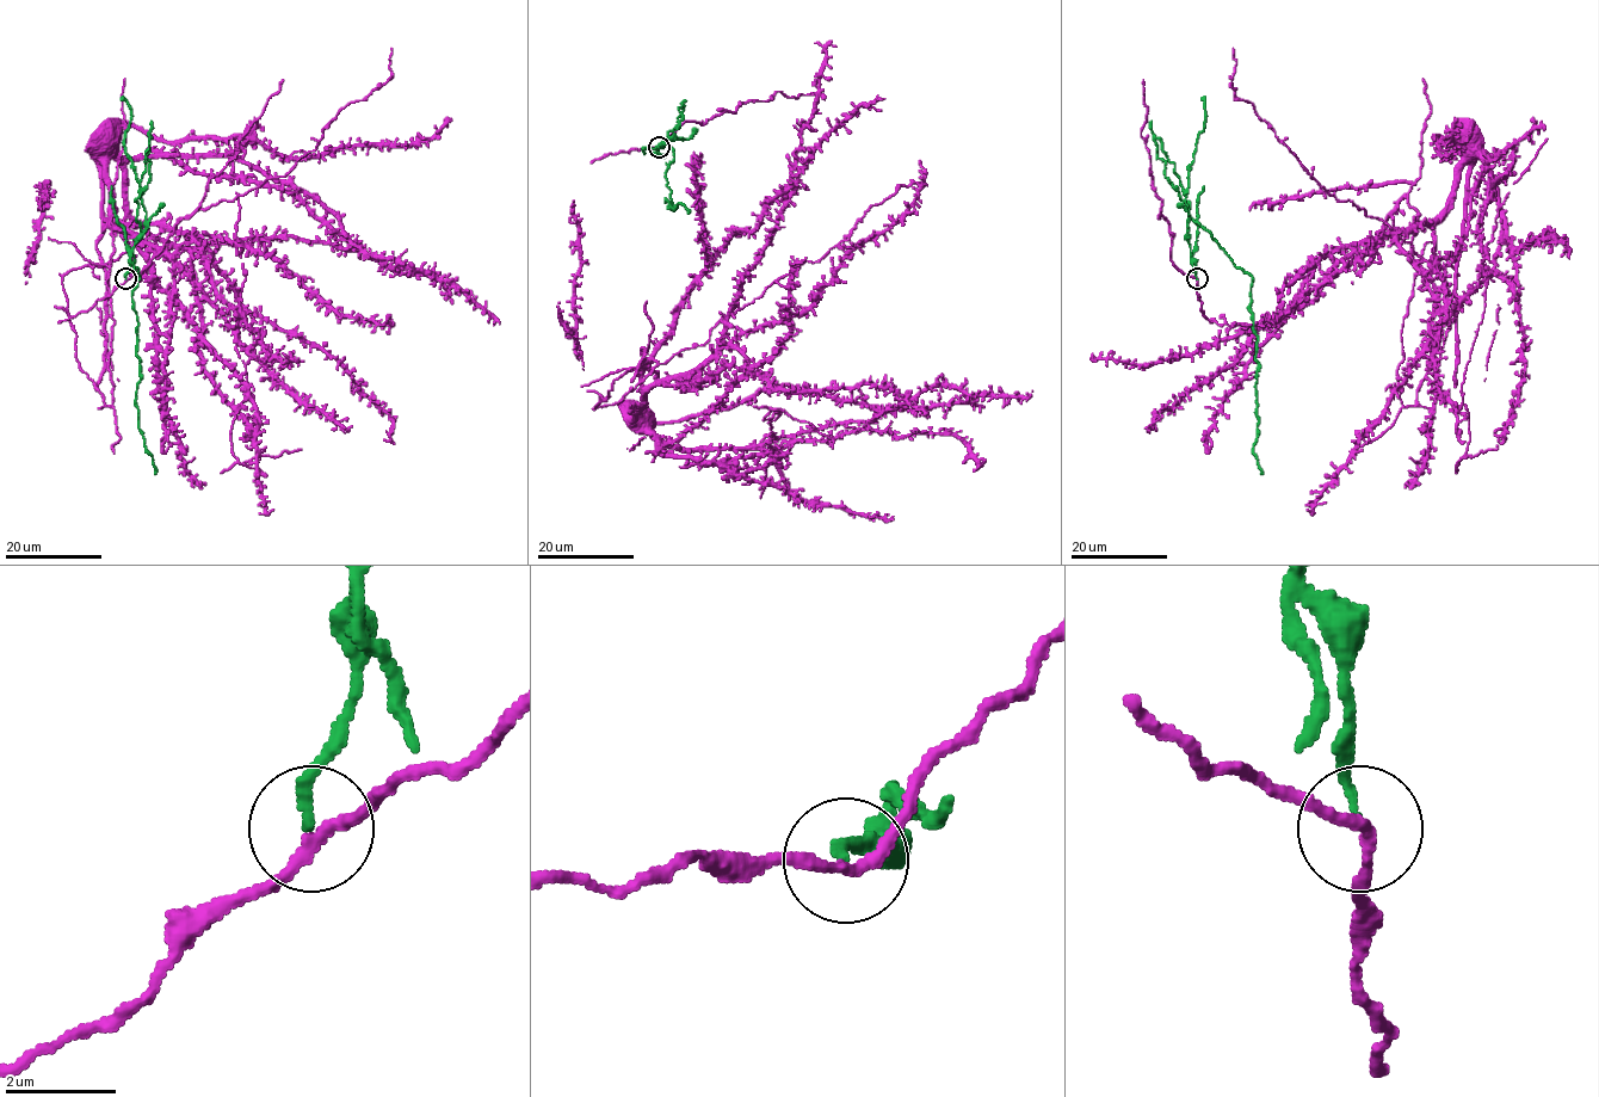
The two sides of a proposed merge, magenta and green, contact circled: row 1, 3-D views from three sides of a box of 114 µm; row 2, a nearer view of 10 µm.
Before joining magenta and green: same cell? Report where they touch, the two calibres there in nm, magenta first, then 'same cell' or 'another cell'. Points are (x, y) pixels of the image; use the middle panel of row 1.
at (659, 147); 200 nm thick on the magenta side, 170 nm on the other; another cell

